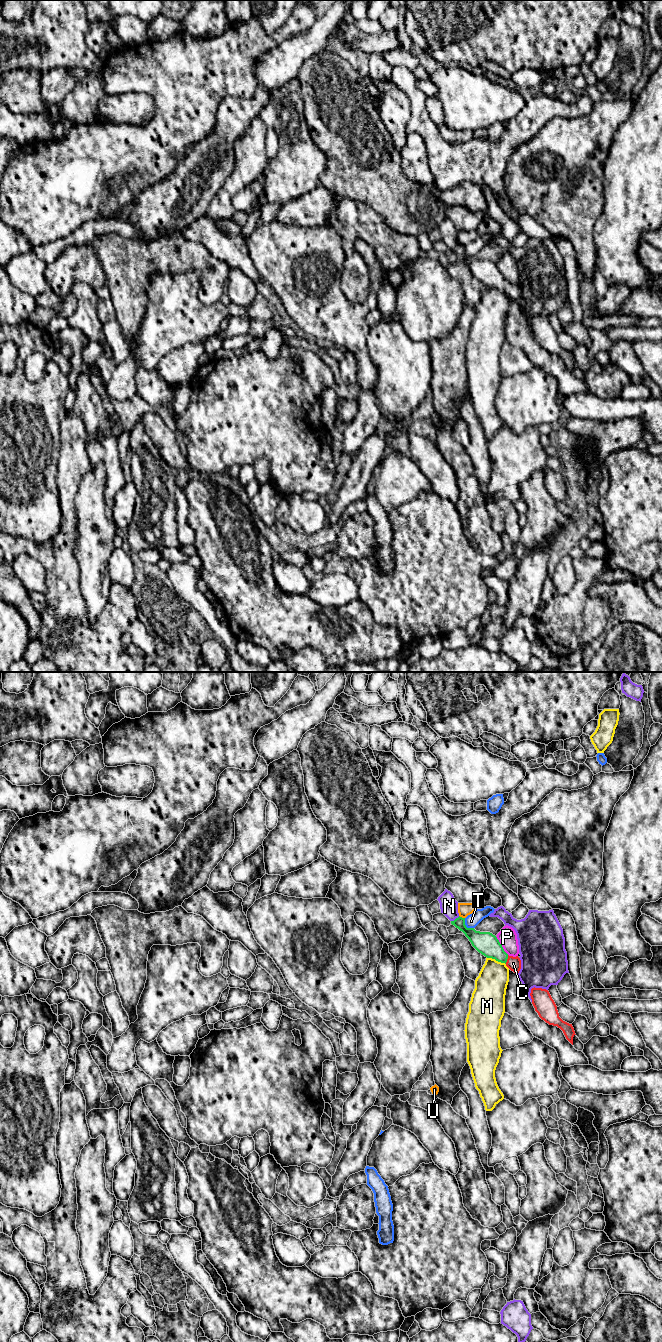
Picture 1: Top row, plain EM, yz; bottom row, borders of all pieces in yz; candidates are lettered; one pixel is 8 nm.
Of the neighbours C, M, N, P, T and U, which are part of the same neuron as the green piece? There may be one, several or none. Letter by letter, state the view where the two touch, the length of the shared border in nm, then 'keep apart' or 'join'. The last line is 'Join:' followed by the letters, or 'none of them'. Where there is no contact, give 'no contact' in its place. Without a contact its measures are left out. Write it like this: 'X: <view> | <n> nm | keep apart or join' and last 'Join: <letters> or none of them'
C: yz | 80 nm | join
M: yz | 160 nm | keep apart
N: yz | 80 nm | keep apart
P: yz | 190 nm | keep apart
T: yz | 120 nm | keep apart
U: yz | 50 nm | keep apart
Join: C

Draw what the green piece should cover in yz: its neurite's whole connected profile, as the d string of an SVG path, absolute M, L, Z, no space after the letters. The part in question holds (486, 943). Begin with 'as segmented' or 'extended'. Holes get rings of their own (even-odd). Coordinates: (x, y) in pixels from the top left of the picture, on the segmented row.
extended; M458 917L451 924L462 931L469 939L472 946L487 958L495 959L498 962L505 963L506 966L518 974L521 969L521 960L518 956L509 956L503 949L499 940L490 932L476 931L474 928L467 928L465 918Z

